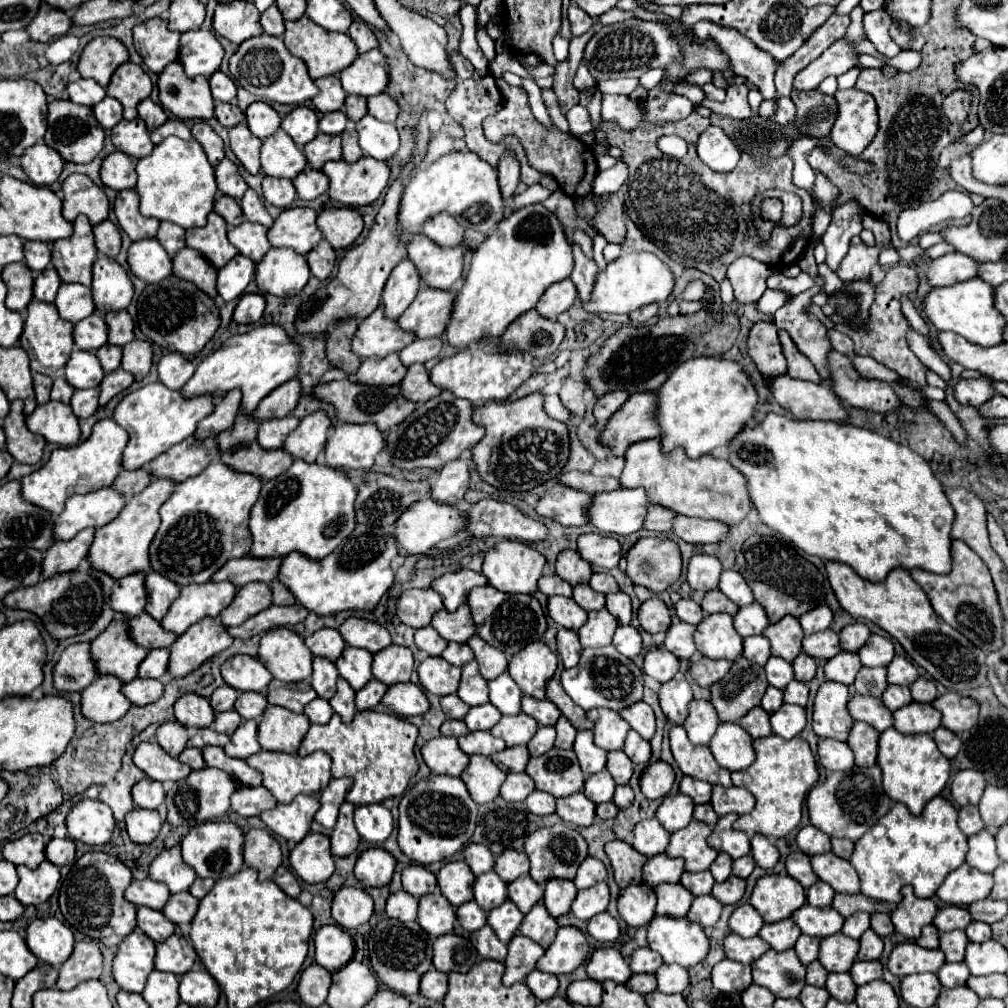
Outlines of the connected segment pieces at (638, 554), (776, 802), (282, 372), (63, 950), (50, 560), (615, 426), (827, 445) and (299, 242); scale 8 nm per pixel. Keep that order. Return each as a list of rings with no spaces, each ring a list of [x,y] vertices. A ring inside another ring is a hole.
[[[641,538],[625,554],[625,560],[631,582],[647,586],[655,594],[675,584],[683,570],[681,550],[669,538]]]
[[[775,734],[767,738],[759,738],[753,742],[753,748],[757,752],[757,760],[741,772],[733,772],[733,784],[747,788],[755,798],[757,806],[753,812],[741,816],[733,828],[751,834],[763,834],[763,836],[775,836],[781,838],[789,834],[799,822],[803,812],[803,800],[807,798],[809,790],[819,780],[817,762],[811,754],[809,744],[803,738],[779,738]]]
[[[259,326],[245,334],[231,336],[221,344],[217,352],[207,356],[195,370],[193,378],[181,388],[181,394],[185,398],[193,396],[225,396],[231,390],[241,390],[241,414],[251,414],[257,404],[273,392],[283,382],[295,378],[297,366],[299,366],[299,346],[291,342],[291,338],[285,334],[281,326]]]
[[[37,918],[27,928],[29,950],[45,964],[59,968],[73,952],[73,930],[57,918]]]
[[[85,528],[81,536],[75,536],[73,540],[67,540],[65,544],[53,544],[43,558],[43,578],[55,576],[57,572],[71,572],[77,570],[79,564],[87,558],[89,544],[93,542],[93,528]]]
[[[655,392],[631,394],[629,400],[607,420],[597,442],[613,450],[615,456],[625,456],[631,444],[657,438],[659,426],[653,420],[653,408],[657,408]]]
[[[769,412],[759,424],[745,426],[729,444],[729,464],[745,478],[761,520],[821,560],[849,564],[861,578],[881,582],[893,568],[921,568],[935,574],[951,572],[951,524],[955,512],[917,452],[877,432],[841,422],[795,420]]]
[[[287,208],[269,228],[269,242],[307,254],[323,238],[315,220],[317,212],[313,208]]]

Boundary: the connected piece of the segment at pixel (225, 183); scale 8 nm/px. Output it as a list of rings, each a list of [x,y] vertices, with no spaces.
[[[221,160],[221,164],[217,164],[215,168],[215,176],[217,176],[217,186],[219,192],[225,196],[231,196],[235,200],[241,200],[241,196],[245,194],[245,190],[249,188],[243,180],[243,176],[239,174],[239,168],[235,162],[231,160]]]

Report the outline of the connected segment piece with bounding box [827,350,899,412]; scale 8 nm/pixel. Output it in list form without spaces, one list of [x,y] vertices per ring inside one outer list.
[[[831,350],[827,356],[827,368],[829,388],[835,392],[835,396],[839,396],[843,404],[873,412],[889,412],[899,406],[899,400],[889,382],[857,376],[845,354]]]

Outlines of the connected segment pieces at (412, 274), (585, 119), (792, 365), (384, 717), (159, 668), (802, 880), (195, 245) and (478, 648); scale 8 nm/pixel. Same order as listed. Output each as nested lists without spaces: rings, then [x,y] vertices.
[[[401,260],[391,276],[387,278],[387,284],[383,288],[381,306],[389,320],[397,320],[413,302],[421,288],[421,278],[417,274],[417,268],[411,264],[411,260]]]
[[[575,106],[567,112],[567,120],[571,124],[571,130],[575,132],[575,136],[581,136],[589,130],[593,130],[593,124],[591,124],[591,116],[589,116],[589,110],[585,106]]]
[[[781,330],[779,332],[779,340],[781,340],[781,346],[783,346],[783,354],[787,358],[787,364],[789,364],[789,376],[793,378],[801,378],[801,380],[813,380],[813,382],[819,382],[819,374],[815,370],[815,366],[811,364],[811,360],[799,352],[799,348],[793,344],[791,336]]]
[[[375,710],[357,712],[351,724],[343,724],[341,718],[335,714],[325,726],[311,724],[299,754],[307,756],[317,750],[323,750],[331,756],[333,778],[351,776],[355,780],[351,792],[347,794],[347,802],[361,806],[361,804],[375,804],[383,802],[385,798],[401,796],[411,778],[417,774],[419,764],[415,760],[415,740],[417,740],[417,726],[409,720],[393,714],[383,714]]]
[[[167,648],[147,652],[145,660],[139,664],[139,676],[141,678],[161,678],[167,672],[167,664],[169,664]]]
[[[793,852],[793,854],[789,854],[785,866],[787,866],[789,876],[793,876],[805,890],[811,888],[811,886],[819,880],[817,874],[815,874],[813,868],[811,868],[811,858],[809,858],[807,854],[803,854],[803,852]]]
[[[217,212],[209,214],[207,226],[187,230],[187,246],[201,252],[217,270],[239,254],[227,240],[227,222]]]
[[[475,634],[467,644],[475,652],[475,660],[479,662],[479,670],[485,680],[493,680],[507,670],[505,654],[493,646],[489,646],[485,640],[481,640],[481,636]]]

